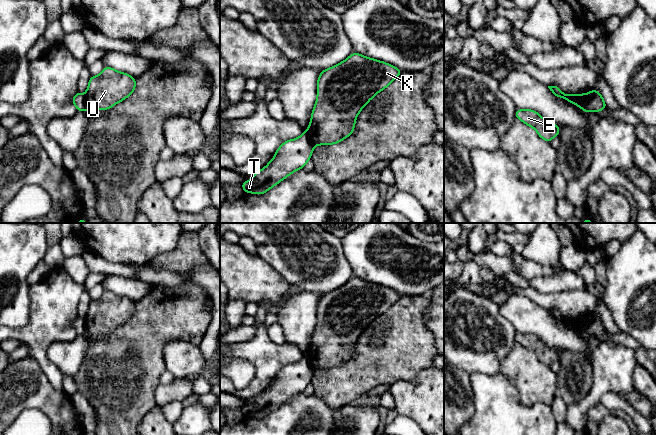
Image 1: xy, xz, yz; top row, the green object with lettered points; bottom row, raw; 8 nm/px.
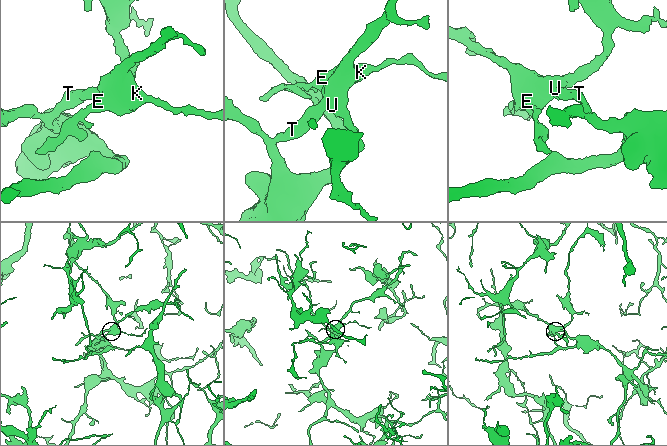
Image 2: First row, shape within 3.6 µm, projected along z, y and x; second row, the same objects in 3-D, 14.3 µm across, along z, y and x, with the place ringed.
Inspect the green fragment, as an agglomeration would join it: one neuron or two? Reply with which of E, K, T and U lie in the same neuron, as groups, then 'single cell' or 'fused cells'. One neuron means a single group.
groups E K U / T; fused cells

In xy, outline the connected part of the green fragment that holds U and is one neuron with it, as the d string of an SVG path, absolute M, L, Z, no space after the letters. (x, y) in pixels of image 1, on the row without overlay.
M111 291L91 300L86 314L87 334L107 334L128 322L135 314L136 303Z

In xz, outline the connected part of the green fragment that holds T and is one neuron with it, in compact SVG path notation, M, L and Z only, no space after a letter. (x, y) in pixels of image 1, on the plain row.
M306 355L296 363L285 365L274 382L241 411L245 417L264 418L293 396L305 391L311 383L313 368Z

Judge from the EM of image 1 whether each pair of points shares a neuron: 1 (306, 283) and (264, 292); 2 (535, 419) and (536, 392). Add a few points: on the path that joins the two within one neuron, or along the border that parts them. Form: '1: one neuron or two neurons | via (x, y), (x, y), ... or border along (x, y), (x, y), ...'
1: two neurons | border along (273, 268), (291, 284)
2: two neurons | border along (517, 389), (524, 404), (543, 402), (550, 406)

